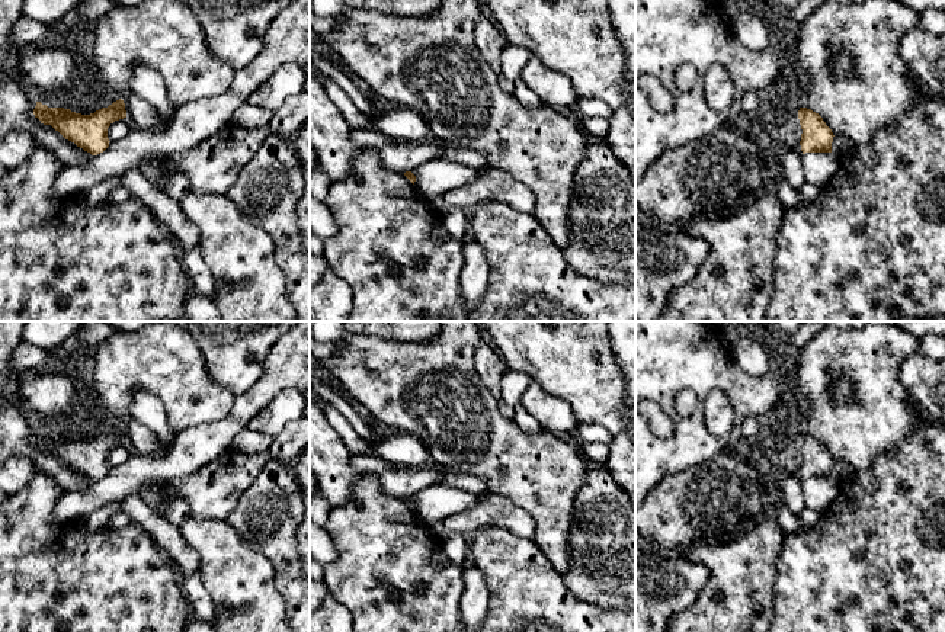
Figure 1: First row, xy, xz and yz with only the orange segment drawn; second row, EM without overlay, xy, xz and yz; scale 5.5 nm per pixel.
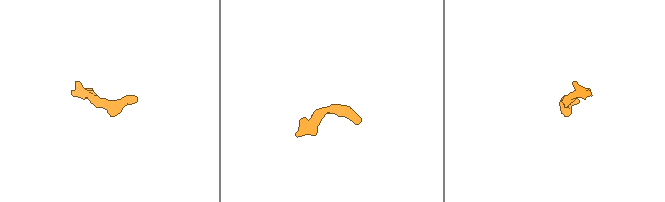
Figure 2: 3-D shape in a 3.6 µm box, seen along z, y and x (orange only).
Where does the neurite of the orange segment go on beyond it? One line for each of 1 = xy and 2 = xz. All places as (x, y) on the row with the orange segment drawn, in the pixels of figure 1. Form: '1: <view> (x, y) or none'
1: none
2: none

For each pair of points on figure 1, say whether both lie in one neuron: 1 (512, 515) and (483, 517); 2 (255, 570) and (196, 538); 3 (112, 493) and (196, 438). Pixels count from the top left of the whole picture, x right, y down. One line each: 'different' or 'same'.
1: same
2: same
3: same

